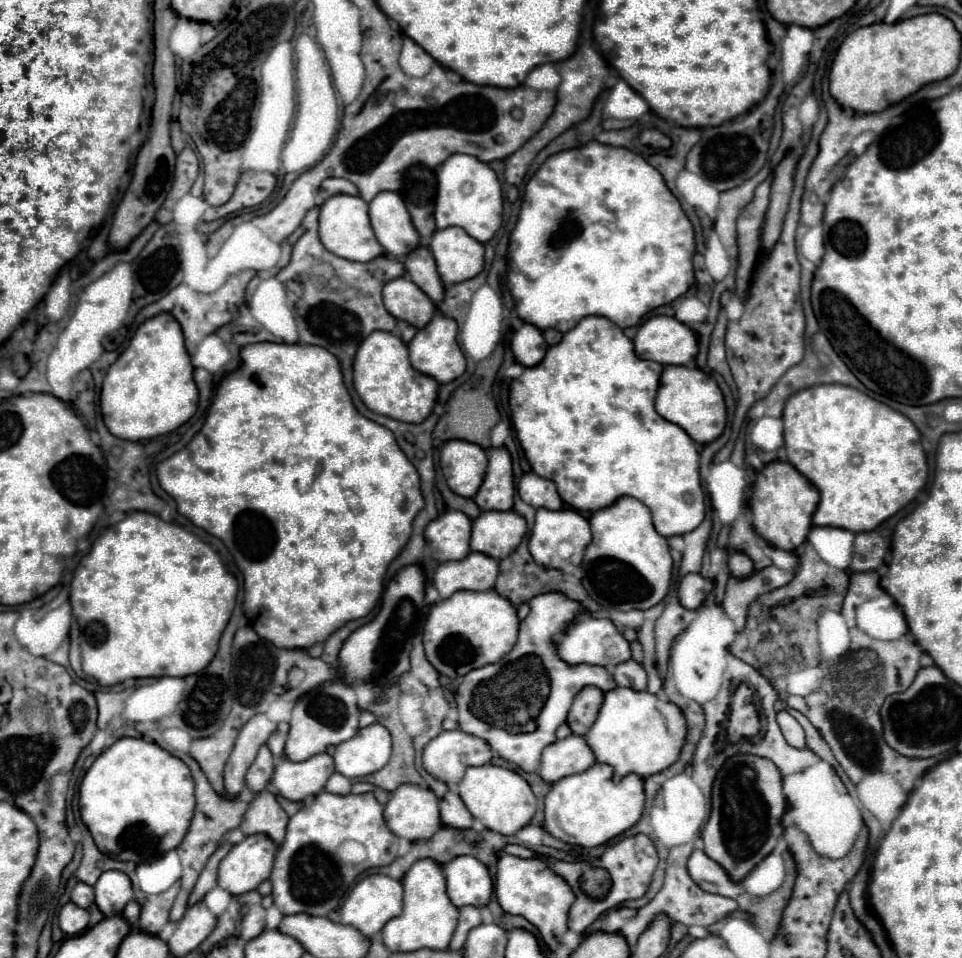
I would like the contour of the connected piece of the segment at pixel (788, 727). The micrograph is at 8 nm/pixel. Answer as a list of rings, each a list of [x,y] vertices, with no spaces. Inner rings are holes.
[[[780,711],[778,713],[778,725],[782,729],[784,739],[792,745],[792,747],[806,747],[806,739],[804,739],[804,729],[800,727],[800,723],[788,713],[788,711]]]

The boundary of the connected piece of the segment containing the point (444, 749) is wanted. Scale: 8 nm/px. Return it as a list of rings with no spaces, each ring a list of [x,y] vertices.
[[[460,729],[442,731],[426,745],[424,767],[446,785],[456,785],[464,777],[466,767],[486,765],[492,757],[494,751],[488,743],[484,743],[484,739],[468,735]]]

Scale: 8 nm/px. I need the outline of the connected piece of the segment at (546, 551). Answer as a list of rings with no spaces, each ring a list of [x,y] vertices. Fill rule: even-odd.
[[[538,509],[536,523],[534,523],[528,545],[530,545],[530,553],[536,559],[536,563],[548,568],[560,569],[566,563],[580,565],[580,559],[584,555],[584,547],[588,545],[588,539],[592,539],[590,525],[578,511],[574,511],[574,509],[560,509],[560,511]],[[560,543],[572,543],[573,545],[573,556],[568,560],[564,560],[558,552]],[[561,561],[563,561],[563,564],[560,563]]]

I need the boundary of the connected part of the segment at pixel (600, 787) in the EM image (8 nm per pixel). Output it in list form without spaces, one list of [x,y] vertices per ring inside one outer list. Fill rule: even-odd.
[[[594,763],[588,771],[558,779],[544,799],[544,829],[554,837],[582,847],[602,845],[640,819],[644,809],[644,779],[626,775],[620,783],[614,781],[614,771],[606,763]]]

